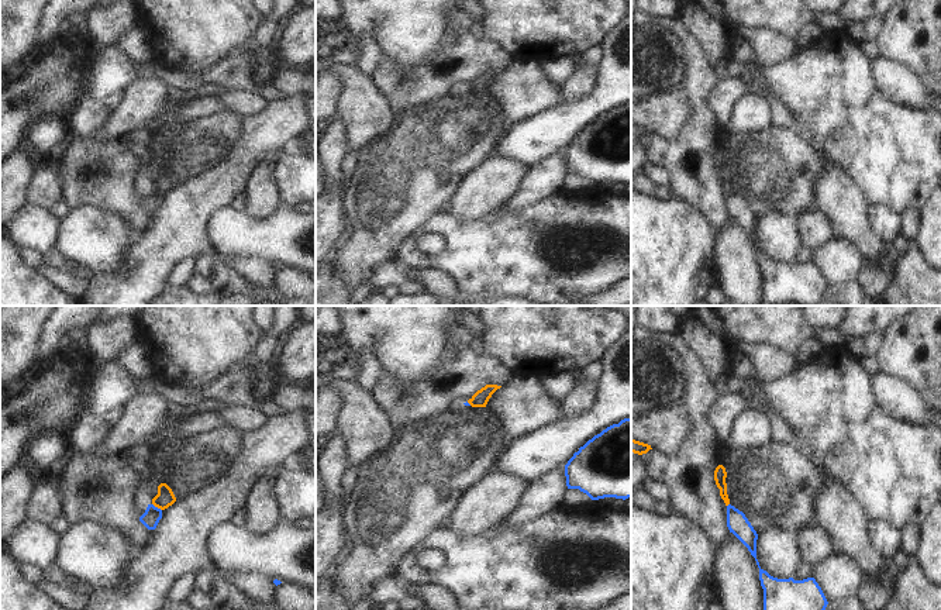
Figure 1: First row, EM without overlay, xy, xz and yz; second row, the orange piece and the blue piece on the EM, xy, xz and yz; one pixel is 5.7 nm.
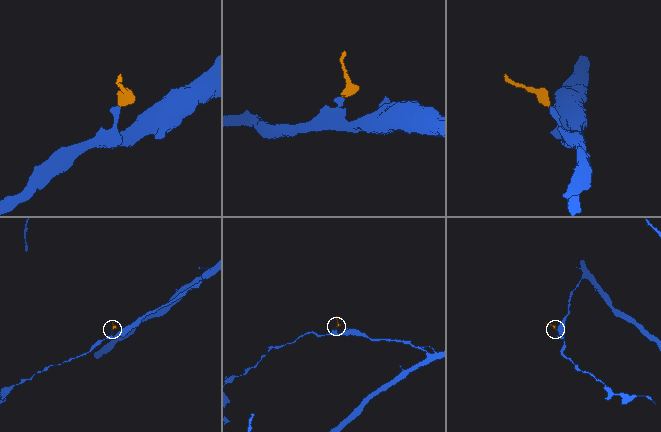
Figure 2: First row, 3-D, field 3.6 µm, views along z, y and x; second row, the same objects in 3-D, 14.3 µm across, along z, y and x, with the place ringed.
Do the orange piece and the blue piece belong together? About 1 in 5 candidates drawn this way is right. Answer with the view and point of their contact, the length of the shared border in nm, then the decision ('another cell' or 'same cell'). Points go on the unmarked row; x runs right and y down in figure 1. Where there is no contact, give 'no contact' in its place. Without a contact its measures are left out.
meets orange in xy at (157, 190); contact 70 nm long; same cell

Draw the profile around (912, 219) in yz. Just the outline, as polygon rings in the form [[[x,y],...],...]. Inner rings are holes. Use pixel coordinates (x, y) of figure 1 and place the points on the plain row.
[[[909,208],[902,216],[902,234],[907,239],[916,238],[921,228],[921,211],[916,208]]]

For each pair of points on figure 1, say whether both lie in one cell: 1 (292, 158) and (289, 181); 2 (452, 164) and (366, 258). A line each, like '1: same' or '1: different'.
1: same
2: same

